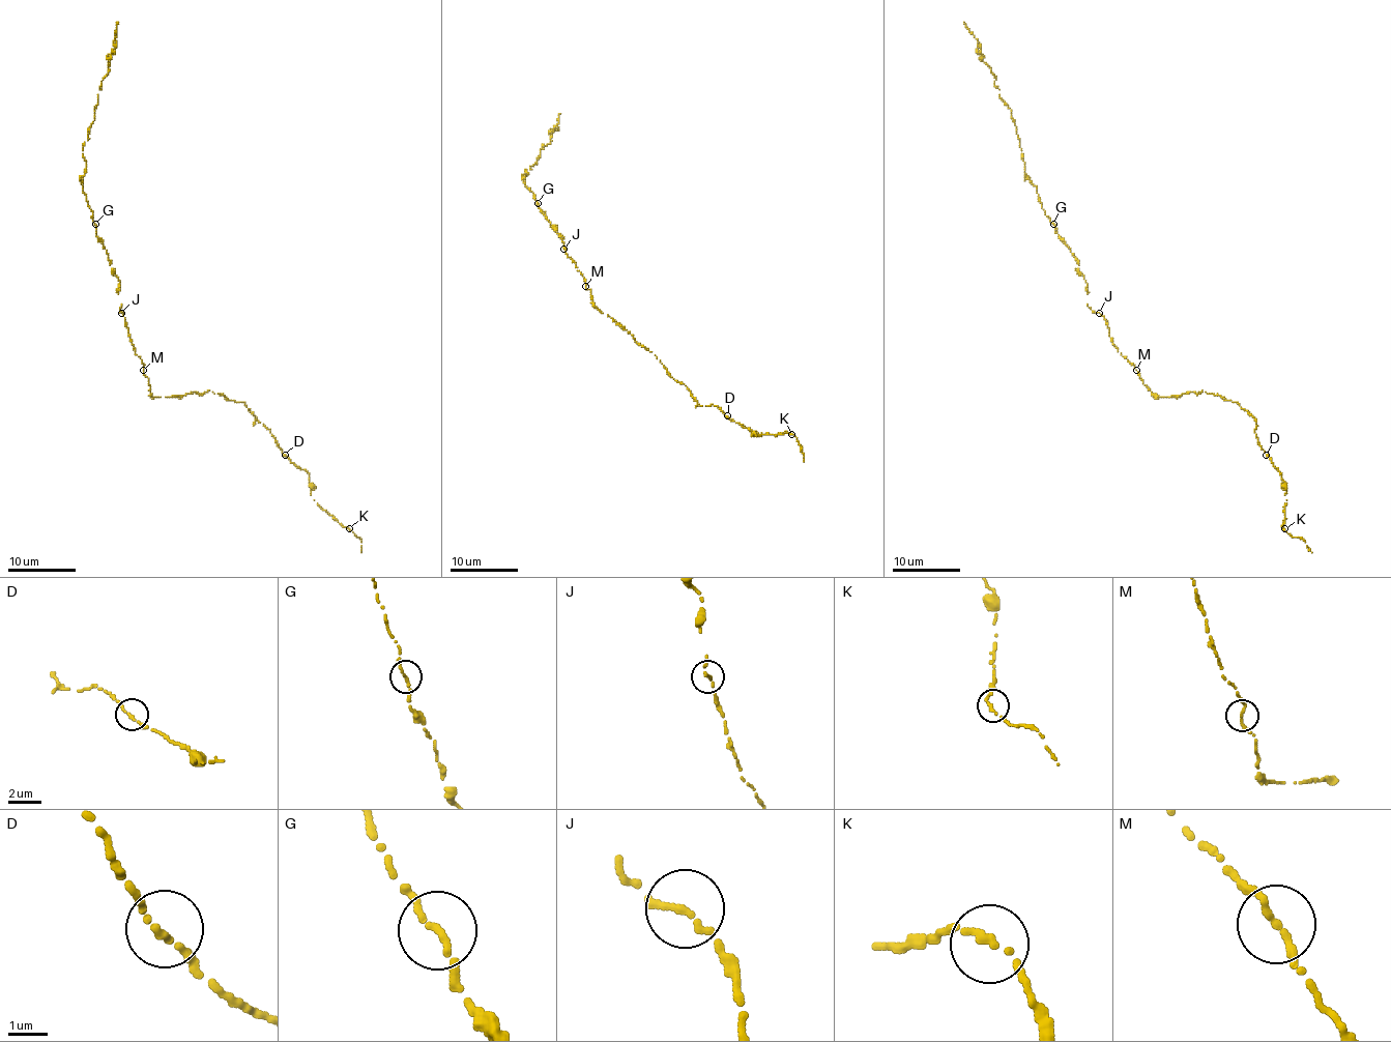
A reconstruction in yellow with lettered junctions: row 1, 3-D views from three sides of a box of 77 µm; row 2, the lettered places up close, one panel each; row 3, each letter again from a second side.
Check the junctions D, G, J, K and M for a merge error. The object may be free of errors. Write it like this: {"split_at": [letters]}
{"split_at": []}

